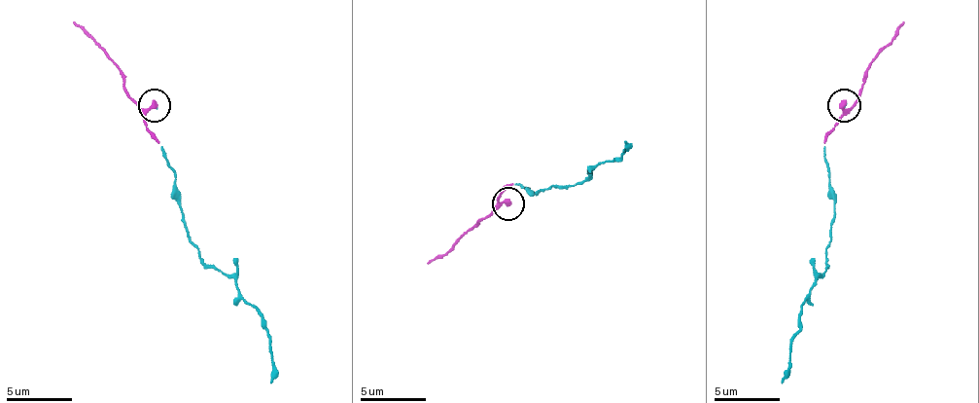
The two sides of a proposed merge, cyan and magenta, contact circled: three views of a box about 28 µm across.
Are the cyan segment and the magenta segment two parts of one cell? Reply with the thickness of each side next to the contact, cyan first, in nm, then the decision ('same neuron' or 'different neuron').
60 nm thick on the cyan side, 280 nm on the other; same neuron

